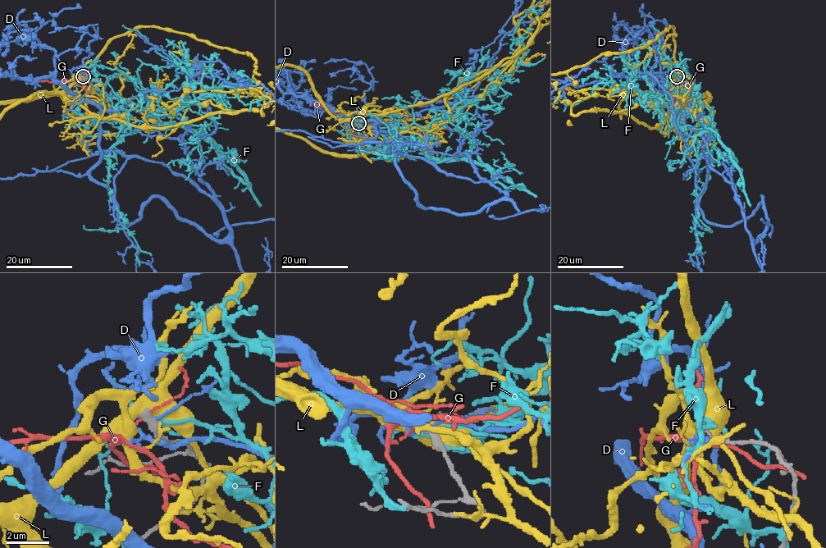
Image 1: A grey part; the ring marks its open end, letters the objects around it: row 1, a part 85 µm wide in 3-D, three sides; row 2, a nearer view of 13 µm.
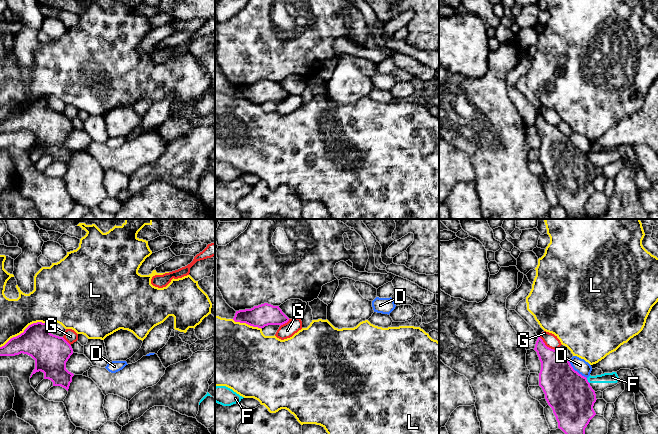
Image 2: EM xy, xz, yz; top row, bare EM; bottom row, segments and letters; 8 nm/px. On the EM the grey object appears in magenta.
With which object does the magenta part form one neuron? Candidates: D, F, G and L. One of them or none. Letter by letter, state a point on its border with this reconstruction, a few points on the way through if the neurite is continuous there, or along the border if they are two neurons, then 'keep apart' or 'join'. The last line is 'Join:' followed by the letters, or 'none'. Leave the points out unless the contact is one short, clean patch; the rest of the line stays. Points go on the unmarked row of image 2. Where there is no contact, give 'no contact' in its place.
D: yz (576, 147) | along yz (568, 137), (575, 146), (586, 154) | keep apart
F: yz (587, 157) | keep apart
G: yz (545, 121) | keep apart
L: xy (24, 107) | keep apart
Join: none

